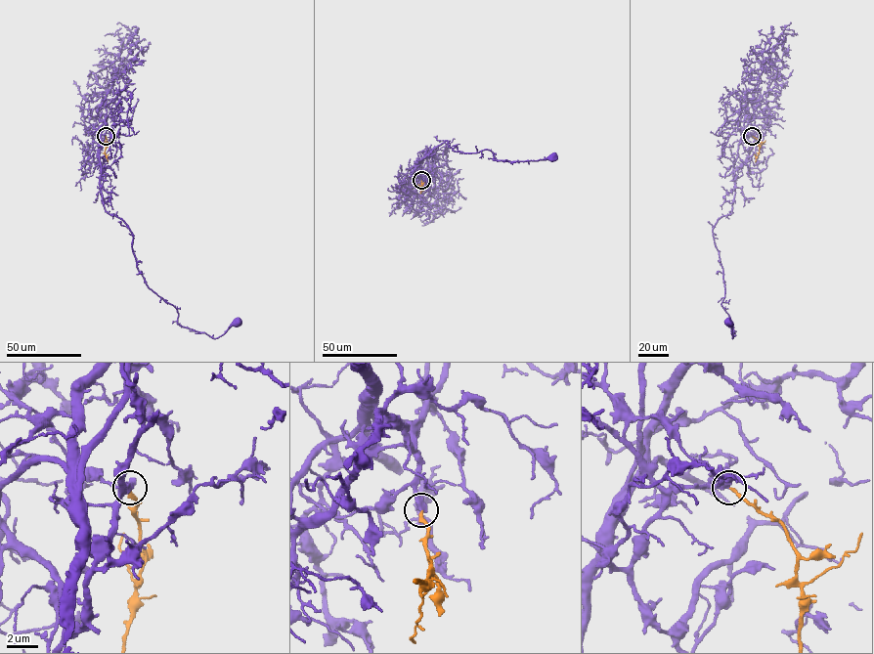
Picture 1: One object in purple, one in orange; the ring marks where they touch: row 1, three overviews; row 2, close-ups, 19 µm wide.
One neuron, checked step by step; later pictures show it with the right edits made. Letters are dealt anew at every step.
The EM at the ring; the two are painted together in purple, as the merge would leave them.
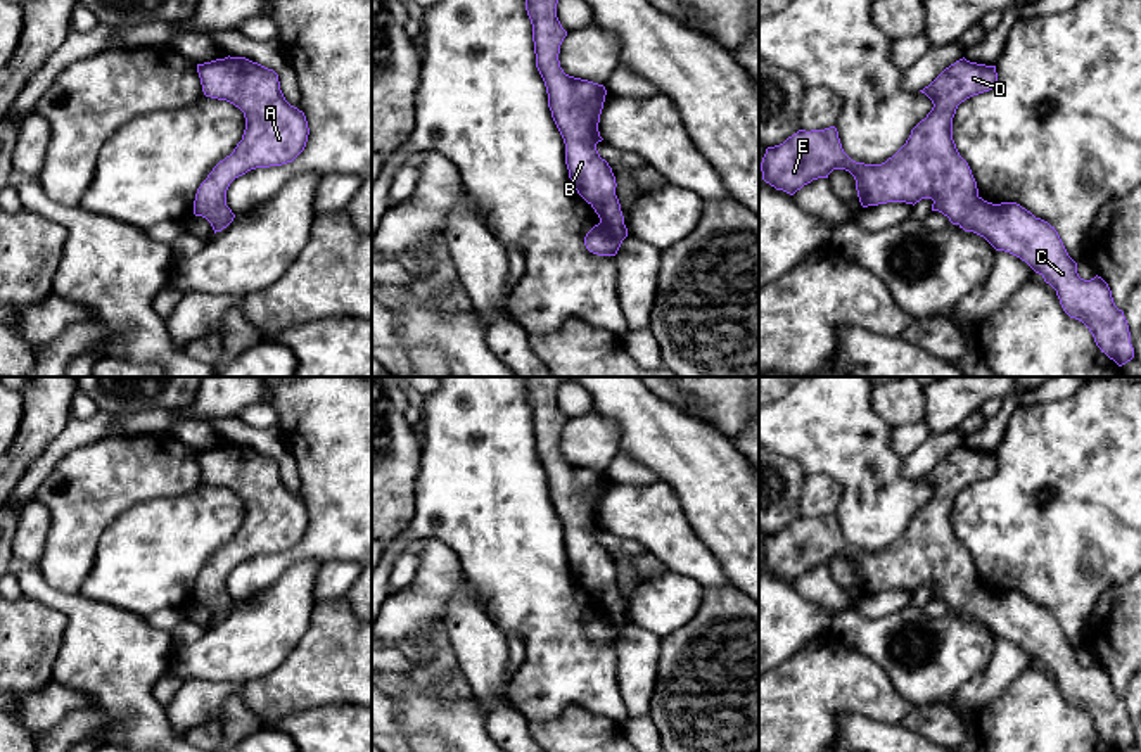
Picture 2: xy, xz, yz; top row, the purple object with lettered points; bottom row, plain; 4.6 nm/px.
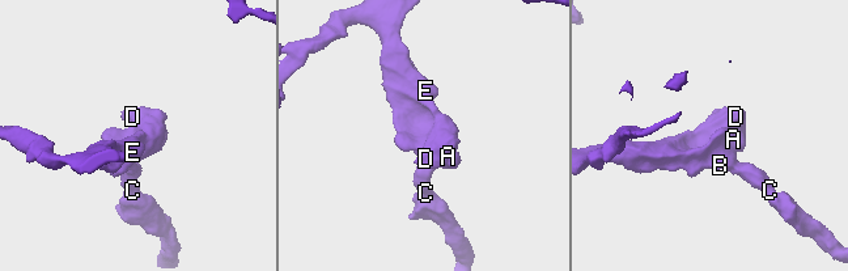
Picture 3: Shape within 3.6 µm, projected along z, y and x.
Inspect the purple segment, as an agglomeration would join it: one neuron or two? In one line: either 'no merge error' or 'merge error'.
no merge error

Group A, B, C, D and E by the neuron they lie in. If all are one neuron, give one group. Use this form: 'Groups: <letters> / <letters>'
Groups: A B C D E

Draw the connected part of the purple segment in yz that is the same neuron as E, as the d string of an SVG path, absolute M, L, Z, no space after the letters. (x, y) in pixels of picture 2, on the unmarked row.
M965 444L946 455L928 474L920 477L934 494L913 517L906 531L882 551L852 548L842 536L835 513L825 517L799 517L783 531L768 534L761 550L762 567L794 583L818 565L828 565L833 557L845 557L856 567L863 595L887 589L916 591L932 586L932 598L939 598L965 619L984 624L996 638L1010 640L1025 648L1060 686L1063 698L1082 709L1094 724L1096 733L1117 752L1134 745L1131 719L1124 698L1113 690L1112 678L1101 664L1084 667L1077 650L1068 643L1058 619L1048 609L1036 605L1017 589L992 591L978 583L977 569L968 550L959 543L953 527L953 505L966 486L989 479L998 470L996 453L970 449Z

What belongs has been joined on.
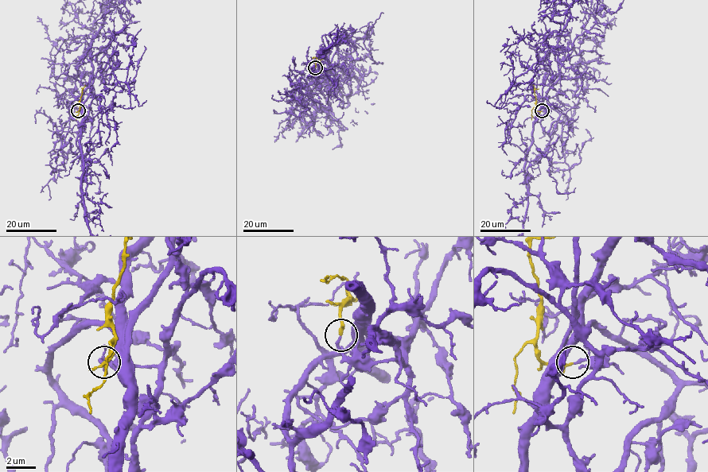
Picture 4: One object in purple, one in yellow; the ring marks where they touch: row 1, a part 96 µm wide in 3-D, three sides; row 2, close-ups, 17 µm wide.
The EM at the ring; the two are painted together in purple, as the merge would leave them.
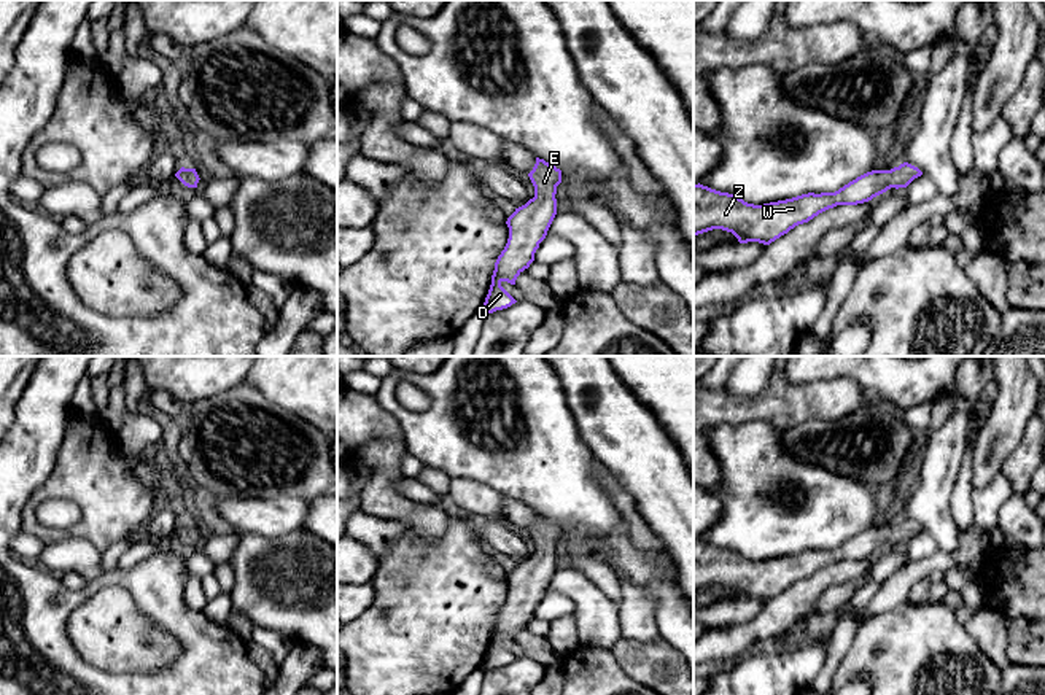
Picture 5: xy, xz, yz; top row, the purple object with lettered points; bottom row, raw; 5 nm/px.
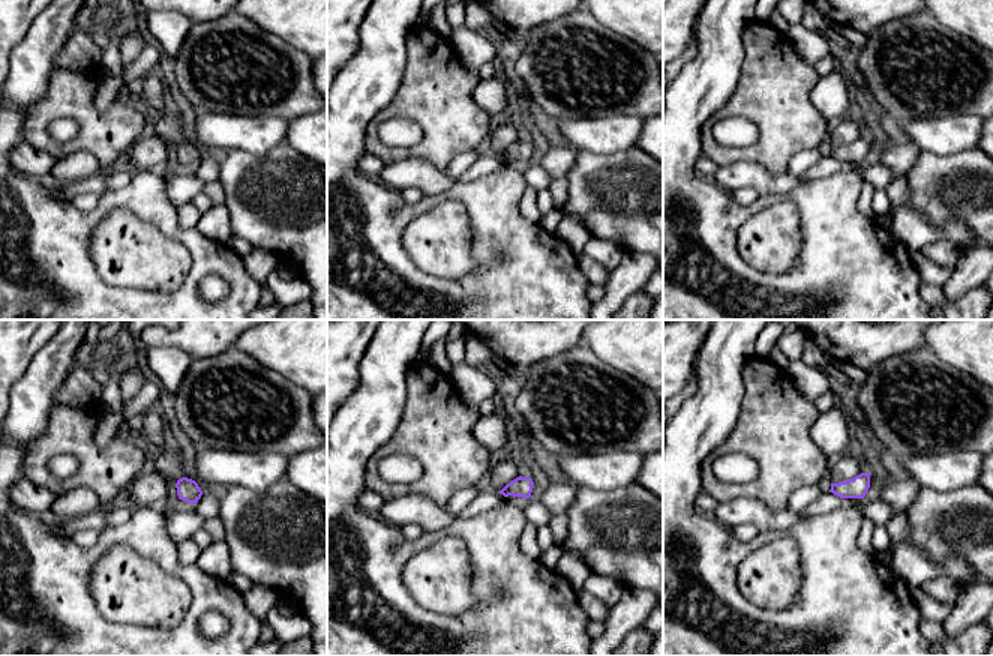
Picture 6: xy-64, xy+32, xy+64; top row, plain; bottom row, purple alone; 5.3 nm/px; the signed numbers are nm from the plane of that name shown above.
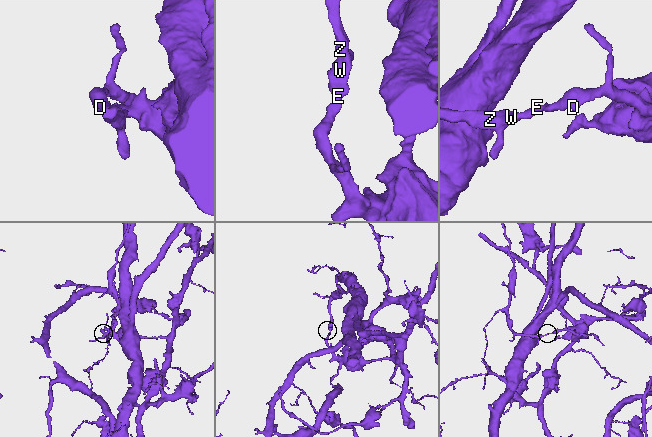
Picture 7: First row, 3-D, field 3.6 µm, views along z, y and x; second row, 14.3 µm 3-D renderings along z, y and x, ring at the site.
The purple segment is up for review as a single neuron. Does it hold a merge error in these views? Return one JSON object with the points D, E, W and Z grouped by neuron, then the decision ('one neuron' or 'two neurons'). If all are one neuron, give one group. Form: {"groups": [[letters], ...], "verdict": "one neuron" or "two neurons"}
{"groups": [["D", "E", "W", "Z"]], "verdict": "one neuron"}

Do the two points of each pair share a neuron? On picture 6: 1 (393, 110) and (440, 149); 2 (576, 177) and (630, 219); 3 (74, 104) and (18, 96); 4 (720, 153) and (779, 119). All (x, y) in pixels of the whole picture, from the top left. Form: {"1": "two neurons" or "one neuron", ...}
{"1": "one neuron", "2": "one neuron", "3": "two neurons", "4": "one neuron"}

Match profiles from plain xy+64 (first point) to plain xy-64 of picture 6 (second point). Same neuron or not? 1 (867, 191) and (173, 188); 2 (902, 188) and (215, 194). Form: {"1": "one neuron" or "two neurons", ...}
{"1": "two neurons", "2": "one neuron"}

